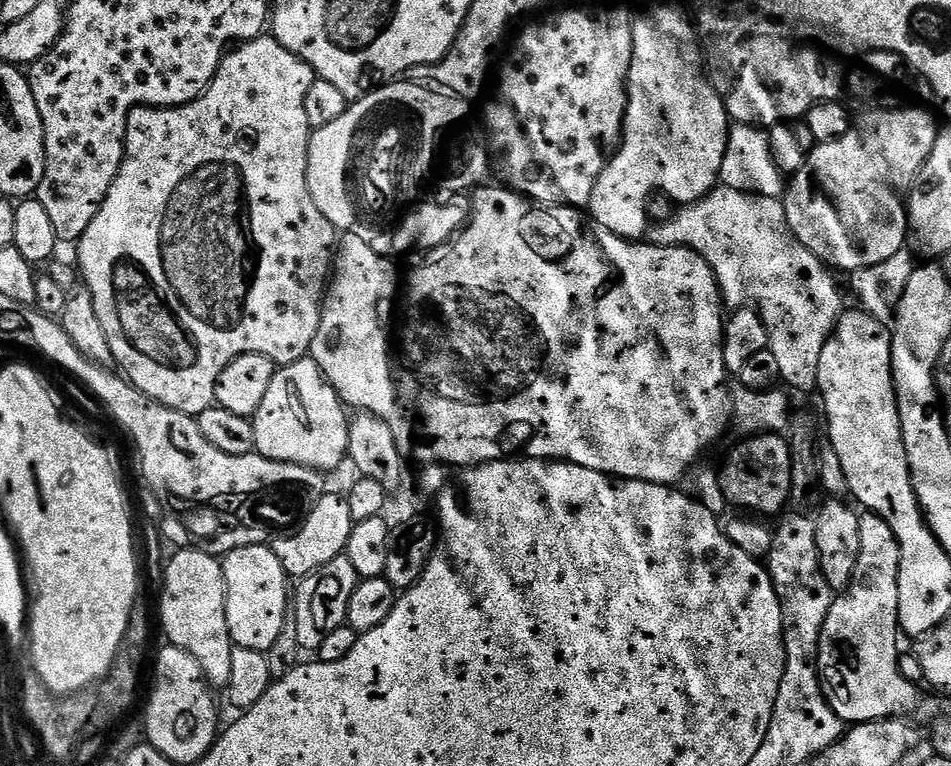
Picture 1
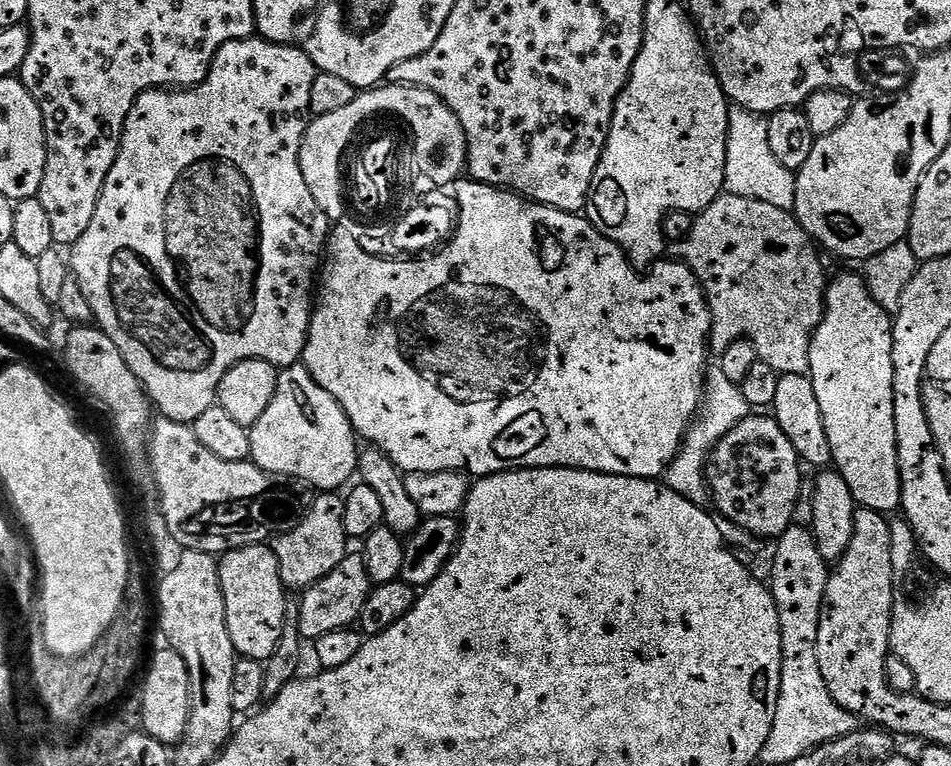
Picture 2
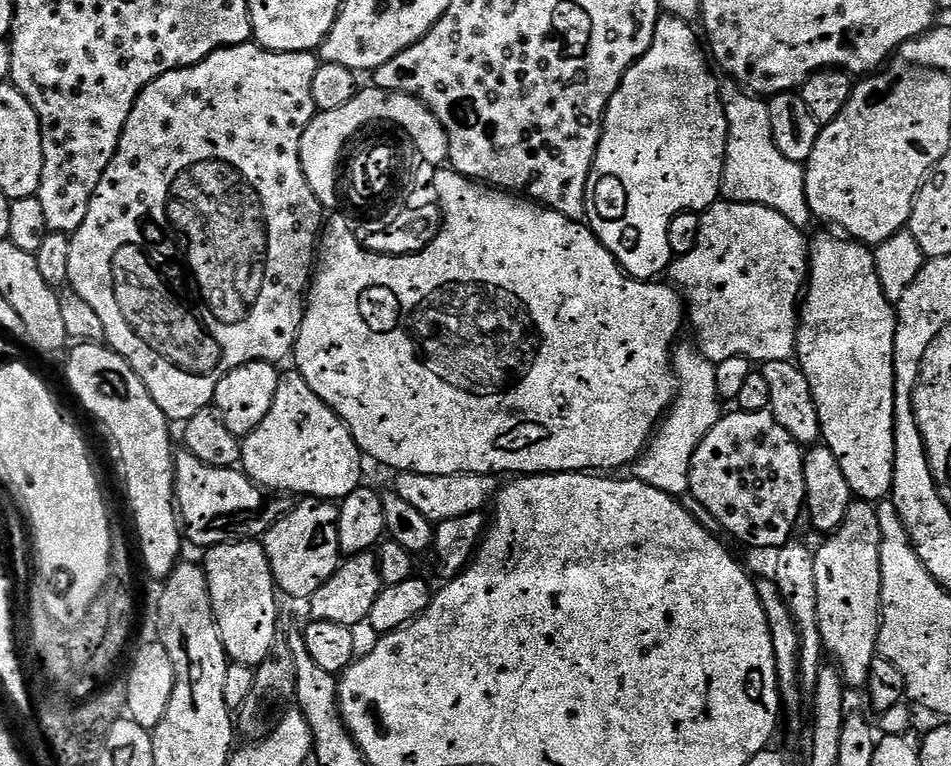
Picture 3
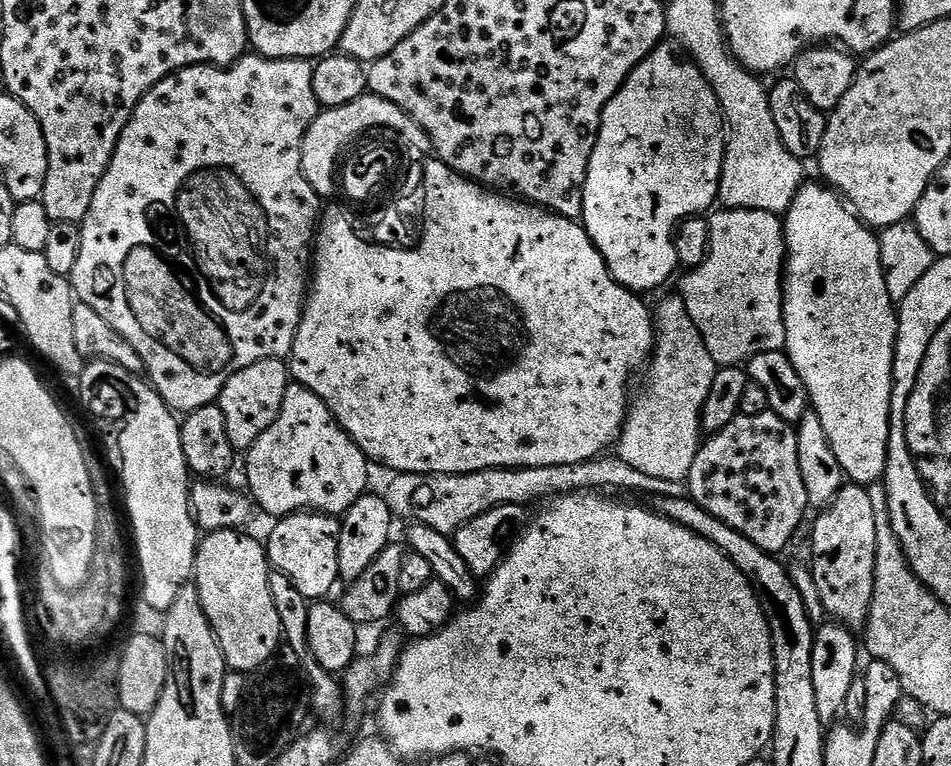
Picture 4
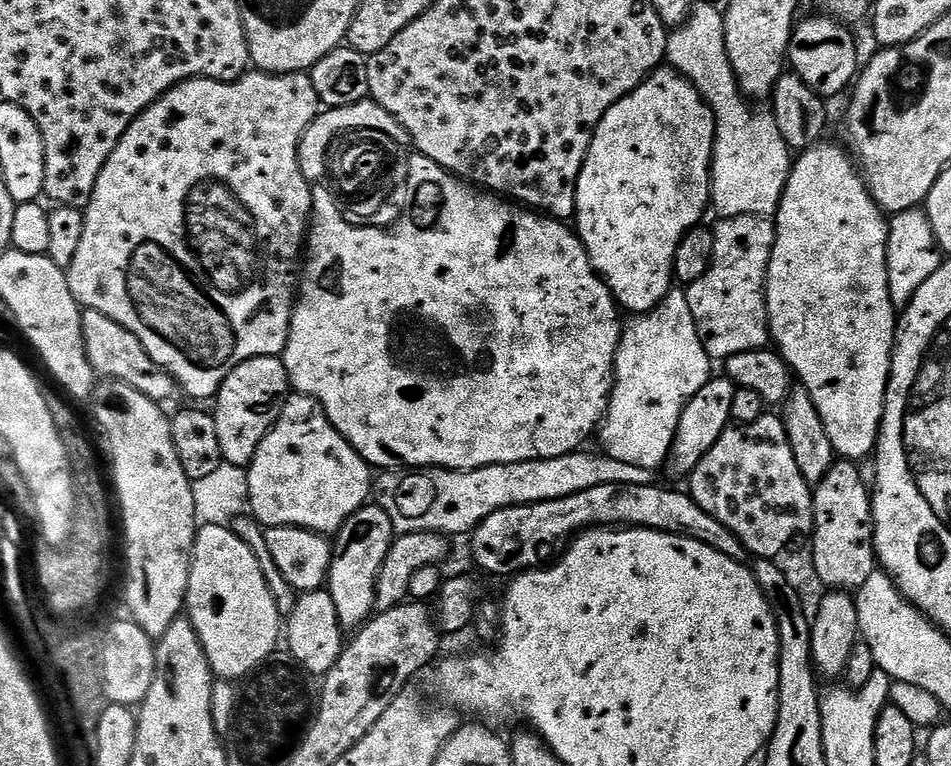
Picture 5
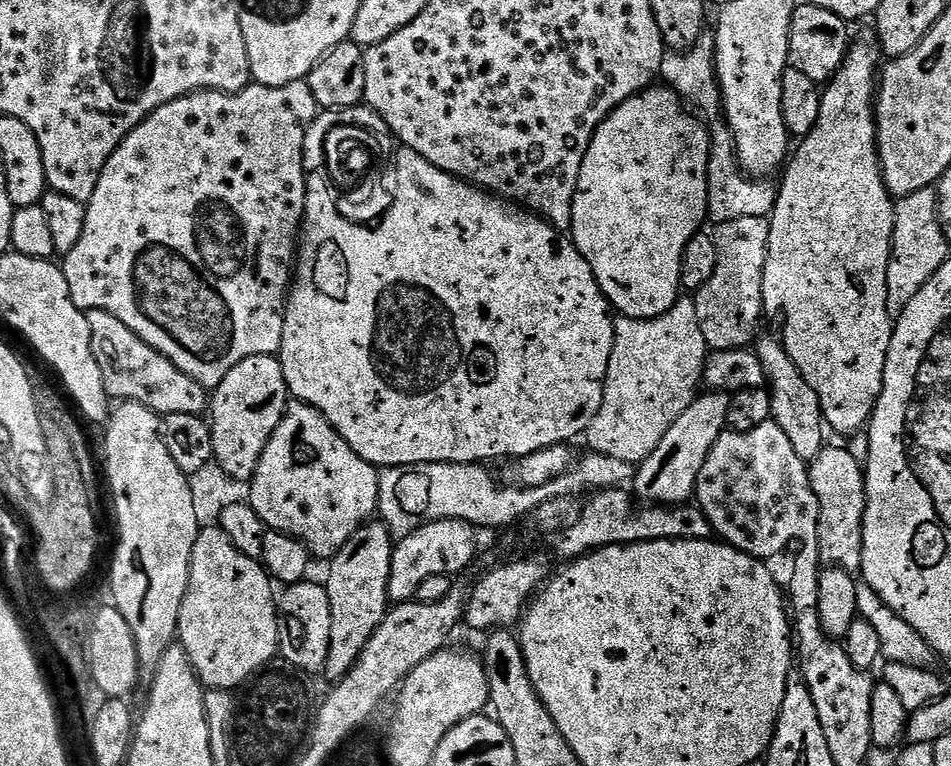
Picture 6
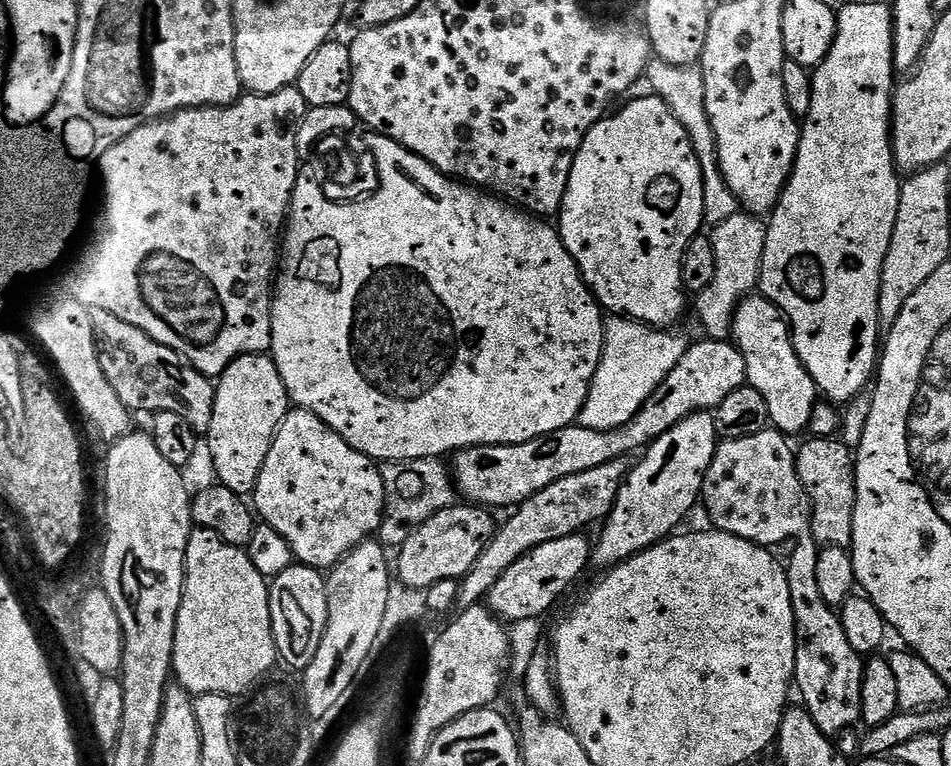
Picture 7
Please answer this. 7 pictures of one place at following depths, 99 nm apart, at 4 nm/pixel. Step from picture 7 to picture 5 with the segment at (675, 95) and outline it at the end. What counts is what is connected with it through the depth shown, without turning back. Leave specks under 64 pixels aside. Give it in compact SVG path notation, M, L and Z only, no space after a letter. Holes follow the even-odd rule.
M693 3L692 13L686 18L686 22L680 25L679 28L673 28L668 33L668 41L666 42L666 64L676 72L681 72L687 80L695 86L698 94L710 106L710 110L716 119L716 137L714 138L714 150L712 151L712 195L710 197L710 208L714 213L717 212L717 217L720 220L729 220L730 218L738 218L739 216L766 216L769 218L775 217L782 194L786 190L786 182L788 175L792 172L794 163L793 149L788 147L788 143L782 138L782 130L778 130L778 122L772 117L771 111L760 108L751 108L748 105L749 97L746 95L743 88L740 87L738 78L734 74L734 66L730 62L730 54L726 54L726 26L724 25L723 11L718 7L715 8L712 4Z

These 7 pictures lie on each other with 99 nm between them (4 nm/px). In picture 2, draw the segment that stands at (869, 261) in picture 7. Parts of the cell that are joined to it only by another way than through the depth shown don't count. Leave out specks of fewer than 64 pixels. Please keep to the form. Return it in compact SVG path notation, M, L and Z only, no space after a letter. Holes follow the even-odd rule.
M844 272L831 277L824 294L824 316L810 342L810 366L814 394L822 410L826 438L830 438L832 464L846 478L850 494L861 508L892 514L900 508L900 467L894 430L894 338L893 317L870 294L863 275Z

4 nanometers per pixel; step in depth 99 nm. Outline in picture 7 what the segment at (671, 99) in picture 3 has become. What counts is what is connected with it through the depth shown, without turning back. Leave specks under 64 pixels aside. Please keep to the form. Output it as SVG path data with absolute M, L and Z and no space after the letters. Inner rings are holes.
M645 94L645 96L638 97L637 100L630 101L621 112L615 112L605 115L604 119L598 121L588 131L582 146L576 152L564 201L558 213L558 221L560 220L558 231L566 250L570 250L582 278L588 283L588 288L596 297L596 303L600 305L601 309L618 316L626 316L630 320L638 320L650 328L668 330L676 326L680 315L684 312L686 293L682 282L682 254L686 254L688 243L695 236L701 235L702 229L705 227L704 207L702 206L702 186L704 185L702 166L698 162L698 154L694 154L690 134L686 134L686 126L682 126L682 122L678 122L678 118L674 118L670 106L666 106L666 102L662 102L662 98Z

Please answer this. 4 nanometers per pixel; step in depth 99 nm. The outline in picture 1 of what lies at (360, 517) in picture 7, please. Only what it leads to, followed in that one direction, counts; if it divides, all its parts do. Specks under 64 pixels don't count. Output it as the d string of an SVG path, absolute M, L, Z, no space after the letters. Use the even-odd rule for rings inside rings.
M305 358L293 364L285 364L277 367L270 387L266 390L266 398L262 398L262 406L258 406L256 415L251 417L256 452L271 460L290 462L313 468L315 472L321 474L328 474L331 468L345 463L348 455L349 419L345 405L340 402L340 395L329 386L322 370L312 359Z

